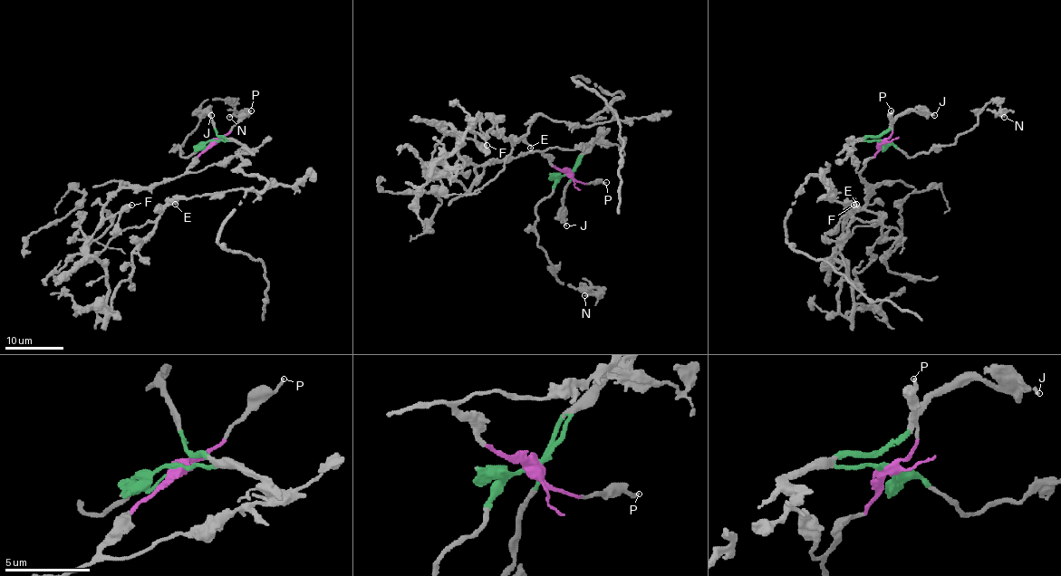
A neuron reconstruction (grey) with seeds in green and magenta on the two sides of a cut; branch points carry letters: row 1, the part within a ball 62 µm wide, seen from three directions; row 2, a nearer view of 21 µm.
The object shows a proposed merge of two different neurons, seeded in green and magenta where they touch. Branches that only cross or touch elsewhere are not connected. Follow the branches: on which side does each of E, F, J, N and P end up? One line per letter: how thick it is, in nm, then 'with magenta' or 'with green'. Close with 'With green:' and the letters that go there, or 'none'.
E: 140 nm thick; with magenta
F: 440 nm thick; with magenta
J: 150 nm thick; with green
N: 150 nm thick; with green
P: 170 nm thick; with magenta
With green: J, N

